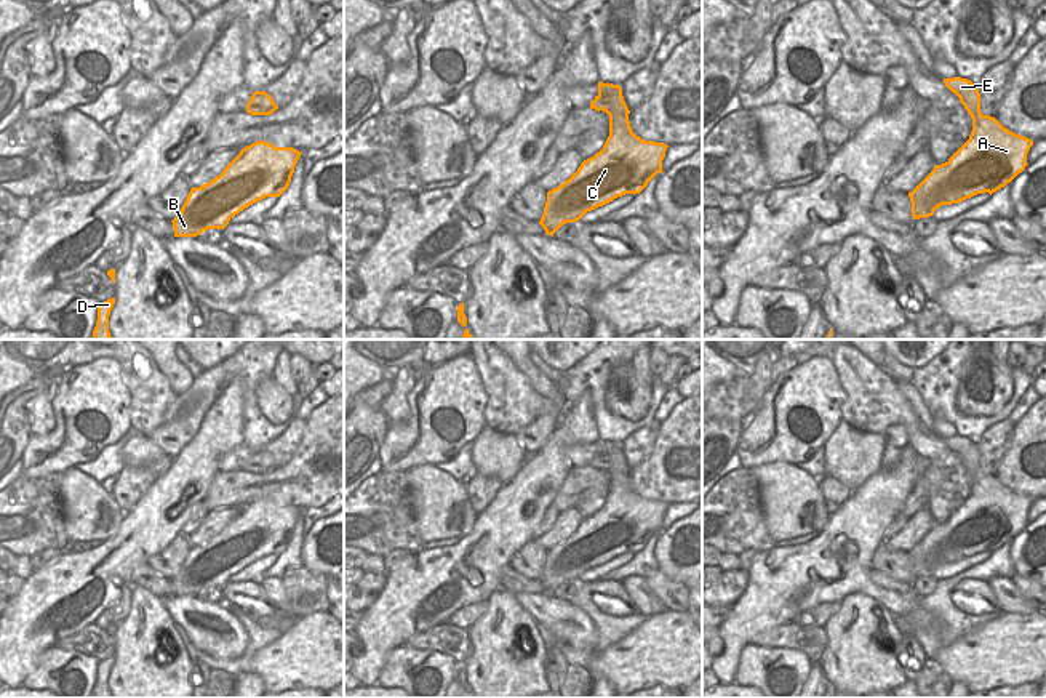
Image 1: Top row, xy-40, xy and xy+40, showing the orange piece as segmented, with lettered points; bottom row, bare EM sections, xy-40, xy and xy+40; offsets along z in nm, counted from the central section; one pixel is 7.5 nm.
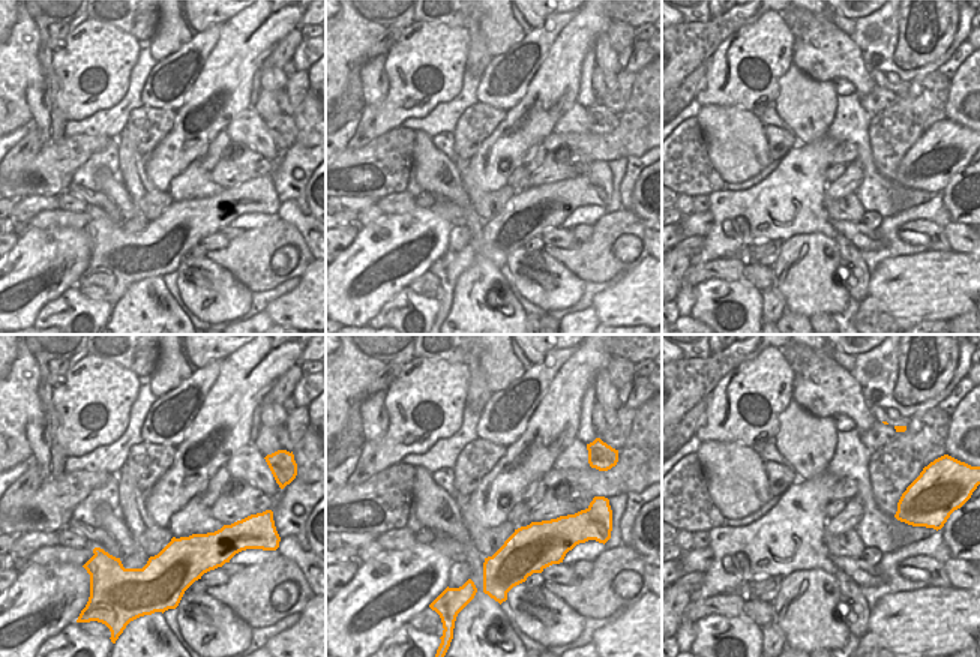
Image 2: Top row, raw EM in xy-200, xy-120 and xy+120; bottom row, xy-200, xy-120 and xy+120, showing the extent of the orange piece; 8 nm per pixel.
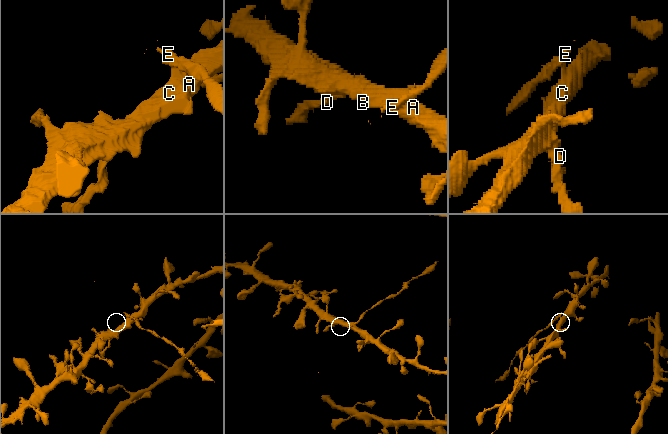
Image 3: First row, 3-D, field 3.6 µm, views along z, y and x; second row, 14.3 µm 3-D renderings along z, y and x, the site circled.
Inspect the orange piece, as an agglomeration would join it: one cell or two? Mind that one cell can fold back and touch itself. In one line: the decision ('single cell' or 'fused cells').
fused cells

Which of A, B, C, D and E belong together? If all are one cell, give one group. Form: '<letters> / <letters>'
A B C D / E

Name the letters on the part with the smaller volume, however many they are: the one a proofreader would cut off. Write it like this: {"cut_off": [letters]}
{"cut_off": ["E"]}

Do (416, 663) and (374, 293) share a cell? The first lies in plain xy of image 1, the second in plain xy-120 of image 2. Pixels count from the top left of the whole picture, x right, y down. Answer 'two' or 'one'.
two

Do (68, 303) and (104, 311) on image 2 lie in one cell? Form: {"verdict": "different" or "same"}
{"verdict": "same"}

